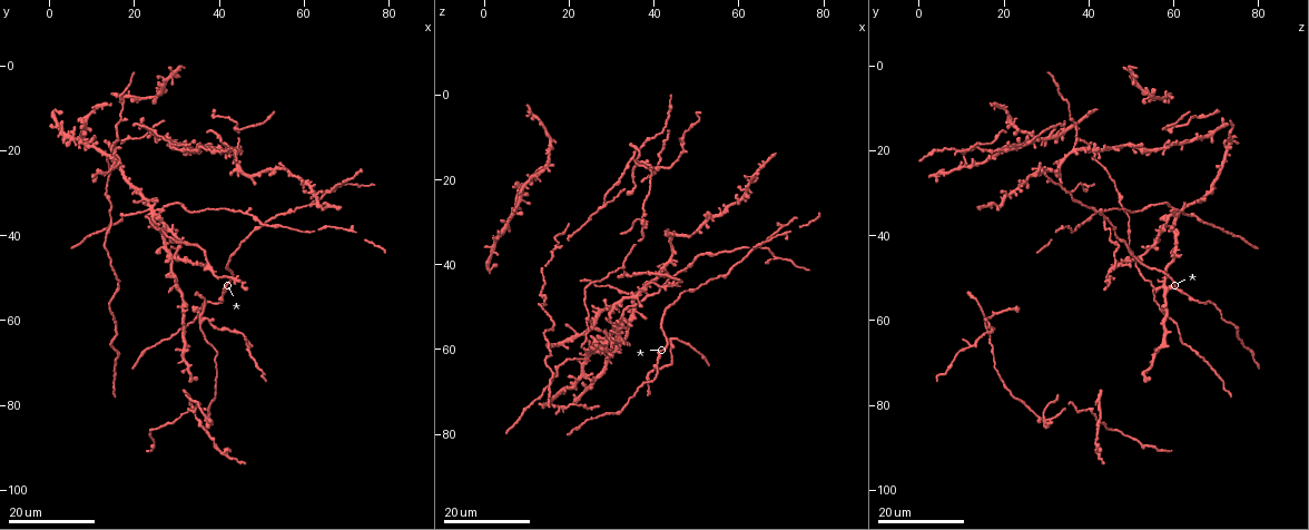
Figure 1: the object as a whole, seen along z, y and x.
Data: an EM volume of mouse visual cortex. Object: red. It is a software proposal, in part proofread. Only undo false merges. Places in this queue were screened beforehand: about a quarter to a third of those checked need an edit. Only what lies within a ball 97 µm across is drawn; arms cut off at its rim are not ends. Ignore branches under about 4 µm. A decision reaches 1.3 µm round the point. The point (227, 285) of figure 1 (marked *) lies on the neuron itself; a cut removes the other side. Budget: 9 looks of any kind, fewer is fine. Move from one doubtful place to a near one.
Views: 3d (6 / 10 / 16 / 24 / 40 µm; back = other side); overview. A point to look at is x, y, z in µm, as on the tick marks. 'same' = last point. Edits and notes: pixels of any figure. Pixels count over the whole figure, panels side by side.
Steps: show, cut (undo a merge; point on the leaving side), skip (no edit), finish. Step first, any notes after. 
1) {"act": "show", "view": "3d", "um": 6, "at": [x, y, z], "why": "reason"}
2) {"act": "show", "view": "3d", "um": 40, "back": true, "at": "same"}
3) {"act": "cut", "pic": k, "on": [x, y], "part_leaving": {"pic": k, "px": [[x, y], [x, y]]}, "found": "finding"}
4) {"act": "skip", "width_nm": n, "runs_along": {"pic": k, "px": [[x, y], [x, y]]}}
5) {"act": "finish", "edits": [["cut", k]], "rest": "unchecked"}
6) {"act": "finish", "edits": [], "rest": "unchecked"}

{"act": "show", "view": "3d", "um": 24, "at": [23.5, 33.0, 62.5], "why": "looks like a crossing"}

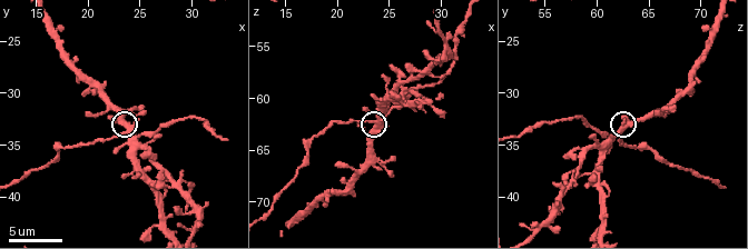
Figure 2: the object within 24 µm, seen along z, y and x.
{"act": "show", "view": "3d", "um": 10, "at": [23.8, 33.6, 62.2]}

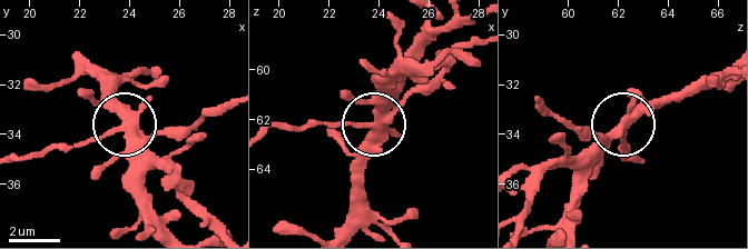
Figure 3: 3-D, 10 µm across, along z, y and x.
{"act": "skip", "arms": 4, "found": "all the same neuron"}

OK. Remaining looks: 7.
{"act": "show", "view": "3d", "um": 16, "at": [57.5, 34.0, 42.0], "why": "thick turns thin"}

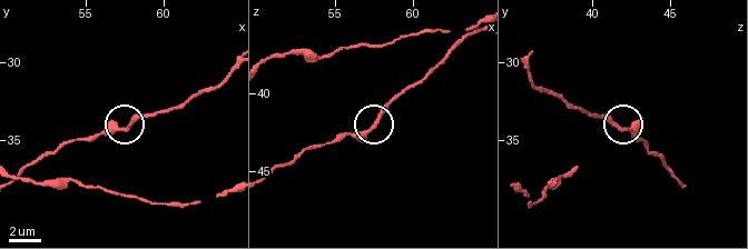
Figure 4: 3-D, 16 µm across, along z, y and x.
{"act": "show", "view": "3d", "um": 10, "at": [57.6, 34.2, 42.0]}

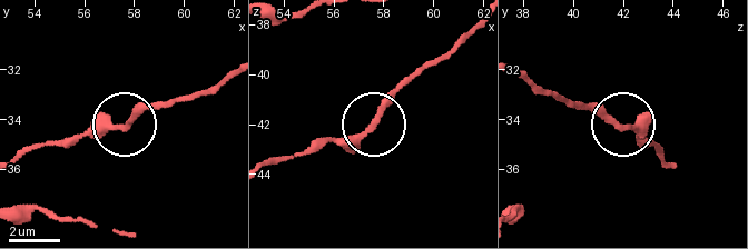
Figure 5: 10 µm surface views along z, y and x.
{"act": "skip", "runs_along": {"pic": 5, "px": [[19, 159], [82, 133], [125, 127], [157, 103]]}, "found": "one neuron here"}

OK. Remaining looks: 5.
{"act": "show", "view": "3d", "um": 16, "at": [48.5, 36.0, 40.5]}

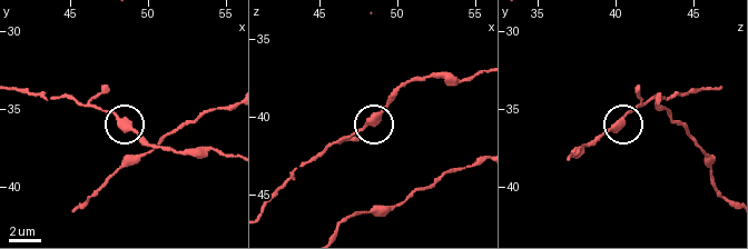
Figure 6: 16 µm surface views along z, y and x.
{"act": "show", "view": "3d", "um": 6, "at": [48.2, 35.8, 40.4]}

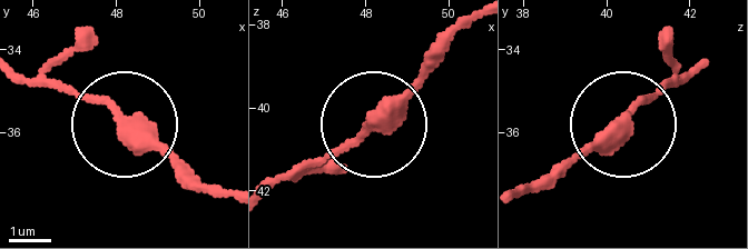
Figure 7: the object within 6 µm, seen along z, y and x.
{"act": "skip", "side_arm_um": 39, "found": "all the same neuron"}

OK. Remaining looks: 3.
{"act": "show", "view": "3d", "um": 24, "at": [43.0, 20.0, 9.0], "why": "a narrow waist"}

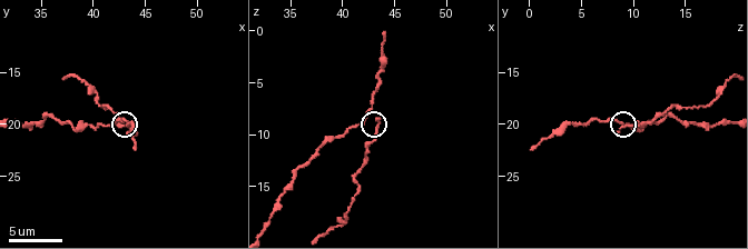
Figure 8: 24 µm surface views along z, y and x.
{"act": "show", "view": "3d", "um": 10, "at": [43.2, 20.2, 9.2]}

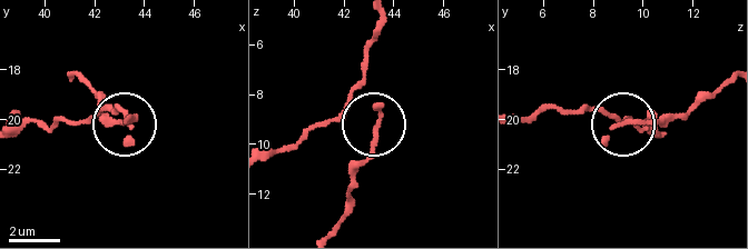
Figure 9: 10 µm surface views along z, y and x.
{"act": "skip", "arms": 3, "found": "all the same neuron"}

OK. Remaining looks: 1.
{"act": "finish", "edits": [], "rest": "unchecked"}

